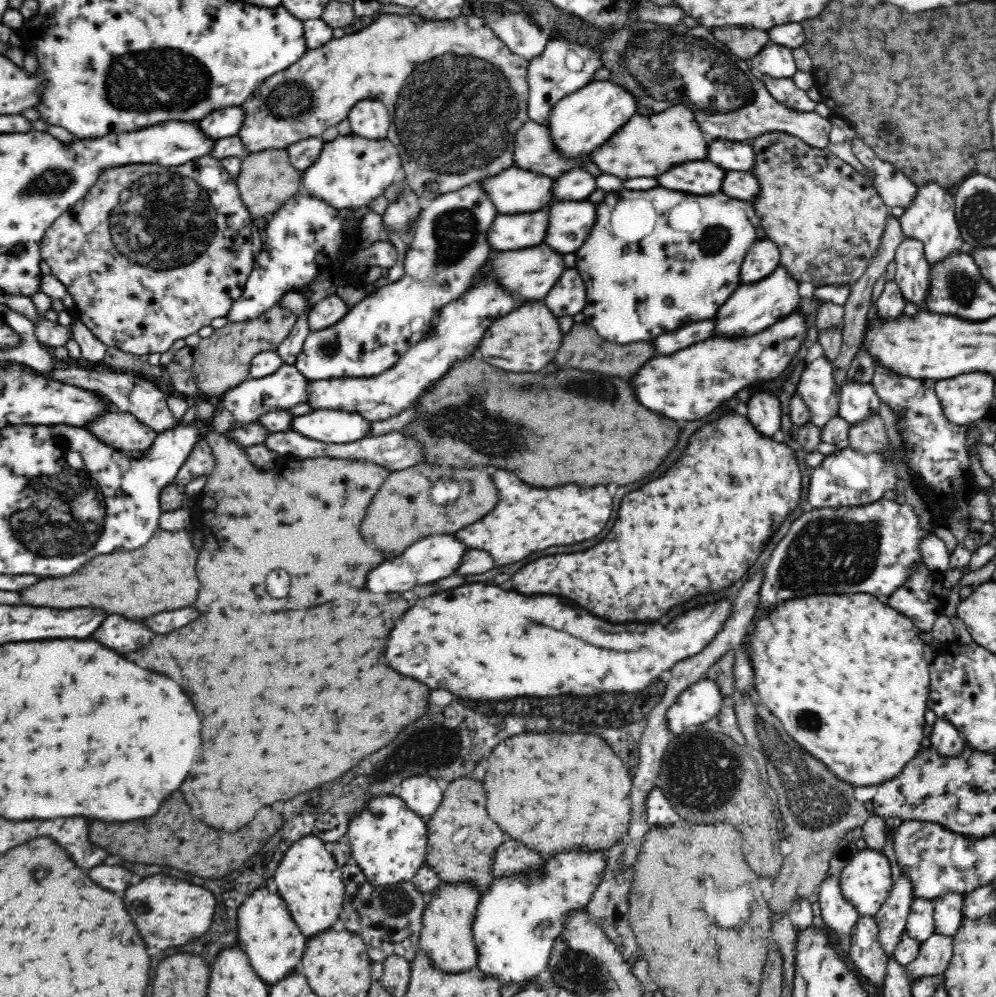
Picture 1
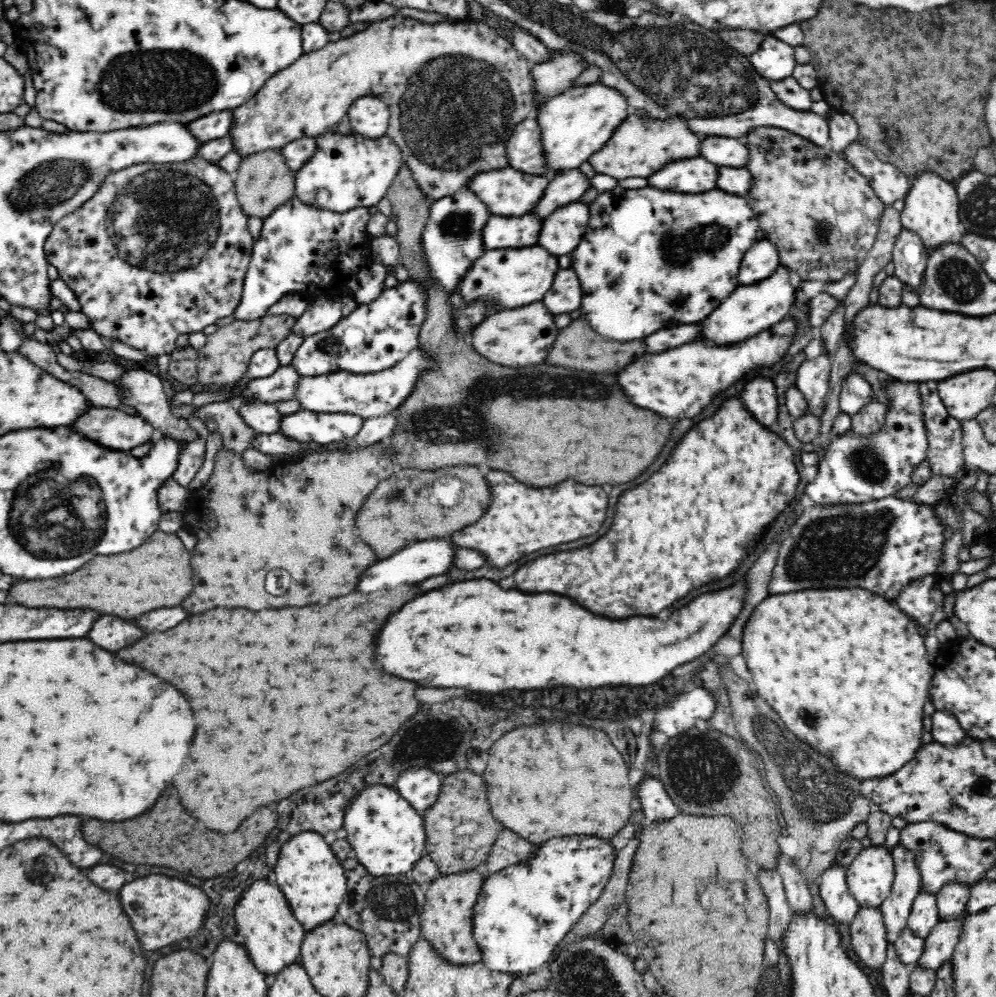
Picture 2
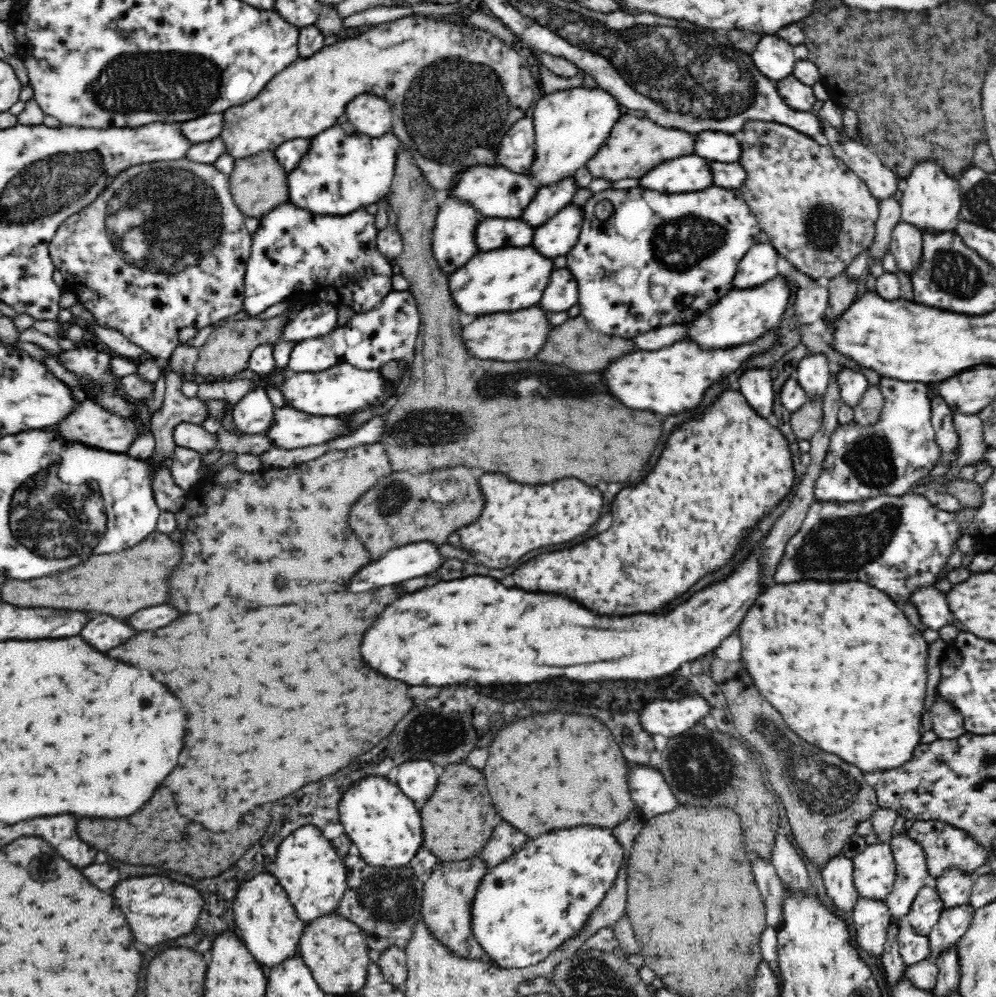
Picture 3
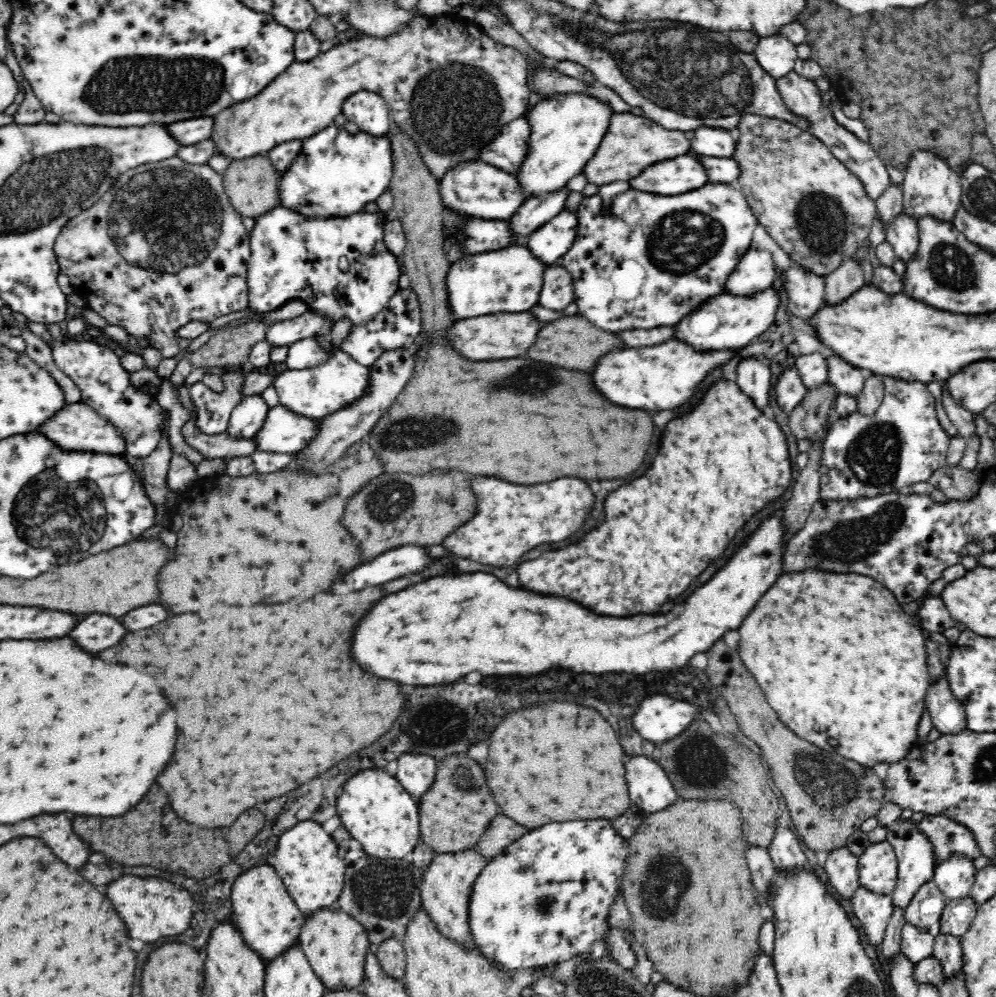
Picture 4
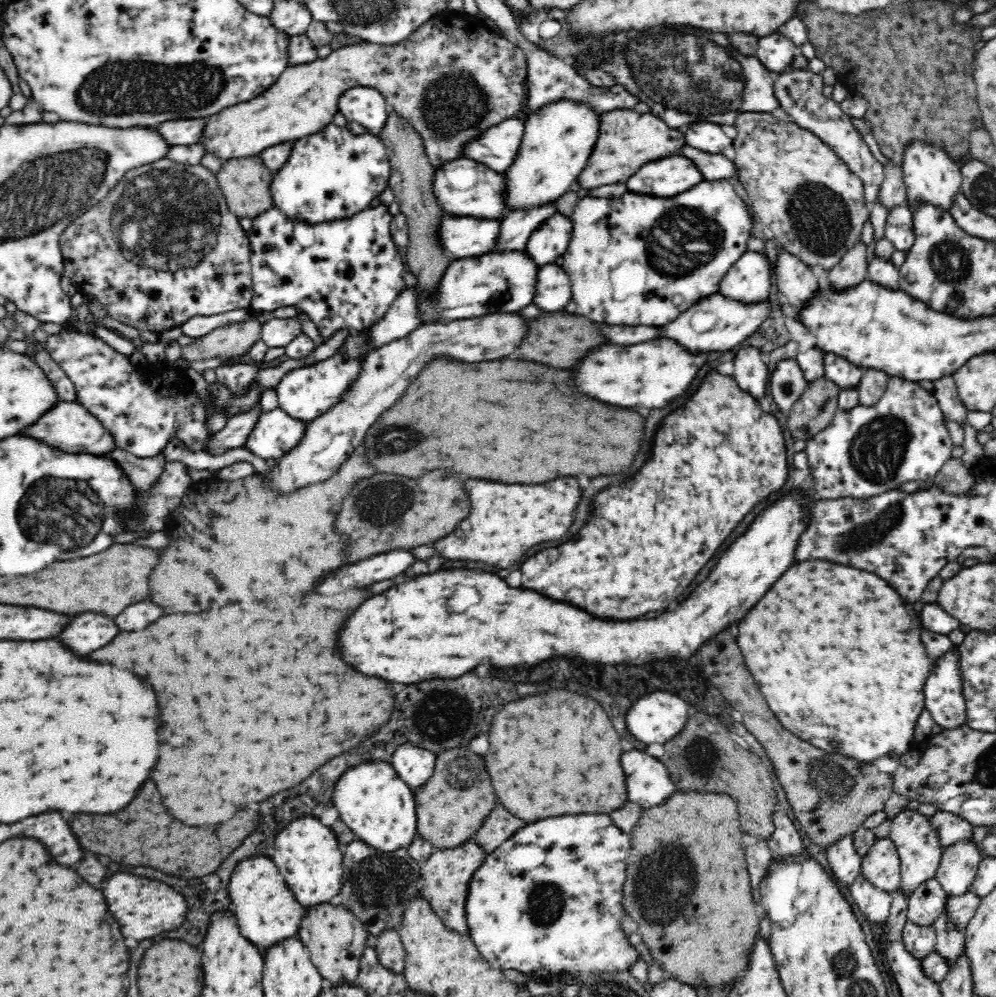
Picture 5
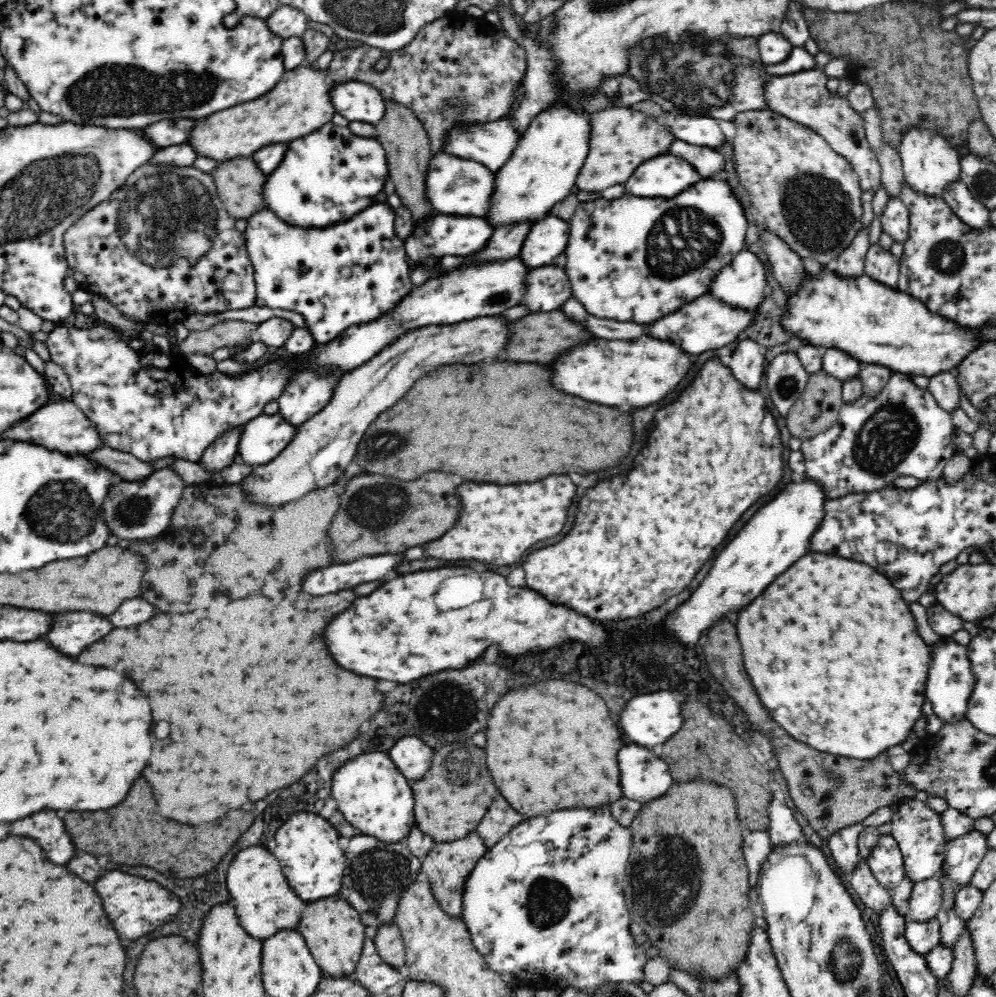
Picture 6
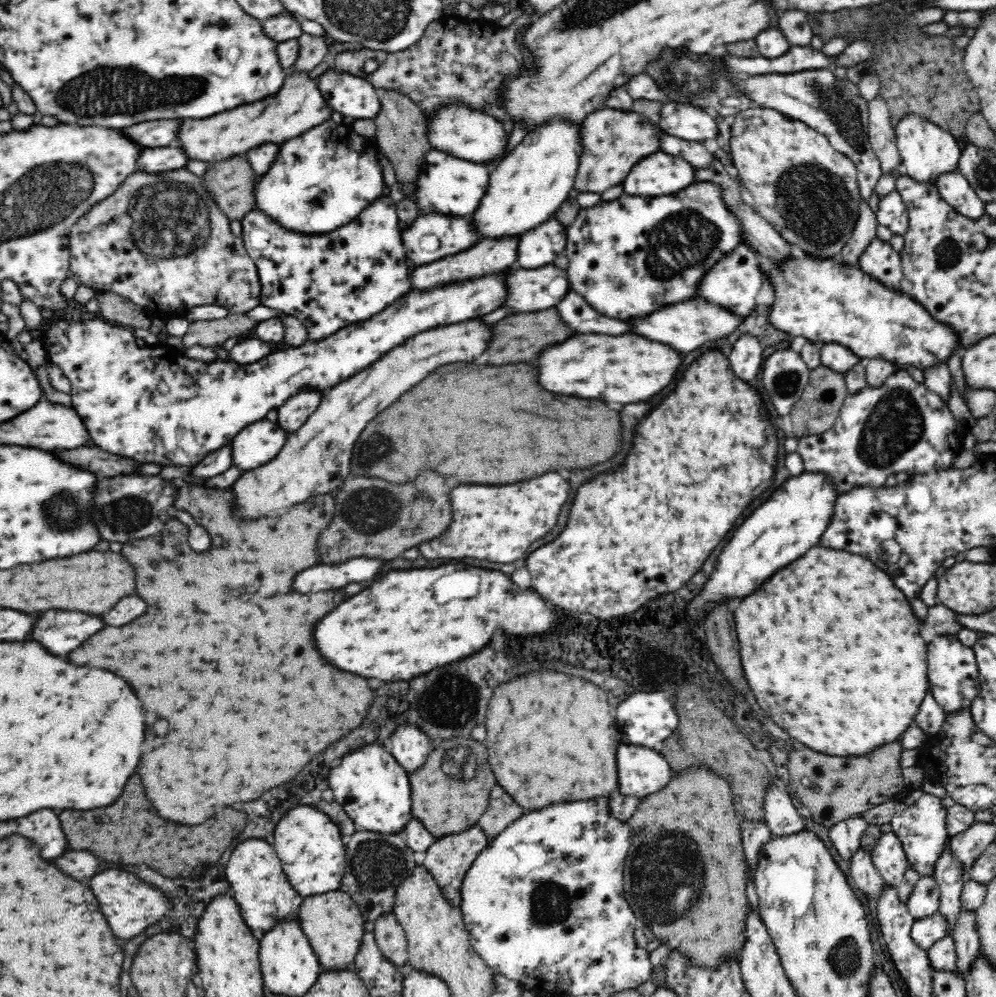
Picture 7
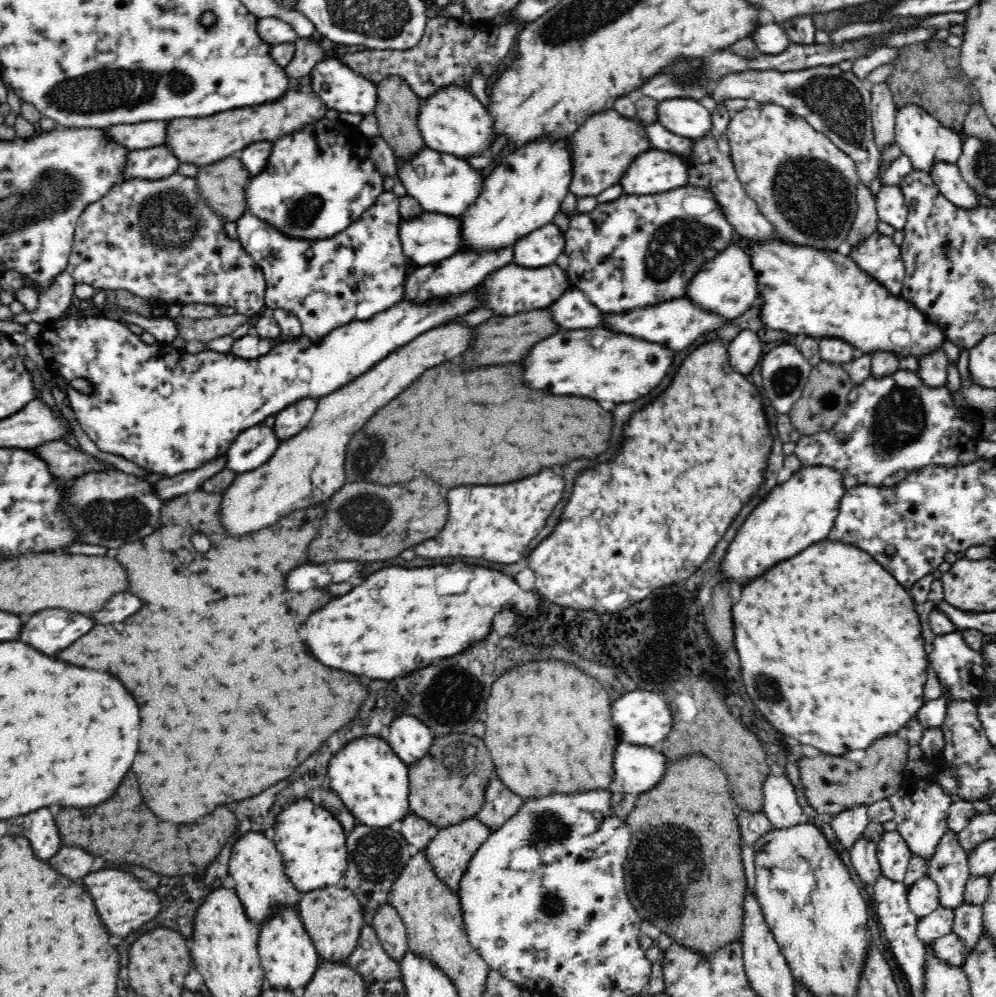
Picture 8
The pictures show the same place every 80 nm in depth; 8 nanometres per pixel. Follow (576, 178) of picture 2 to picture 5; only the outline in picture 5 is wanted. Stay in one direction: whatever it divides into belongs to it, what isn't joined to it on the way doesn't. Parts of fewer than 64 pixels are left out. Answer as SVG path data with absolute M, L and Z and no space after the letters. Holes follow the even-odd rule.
M556 201L542 204L542 206L530 206L508 212L502 220L500 238L495 250L525 250L528 238L546 218L554 216L557 212Z

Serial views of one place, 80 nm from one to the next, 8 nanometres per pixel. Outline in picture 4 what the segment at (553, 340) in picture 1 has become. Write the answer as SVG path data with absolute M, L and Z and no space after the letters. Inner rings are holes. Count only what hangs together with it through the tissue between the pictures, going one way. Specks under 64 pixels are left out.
M531 310L518 313L496 313L484 316L459 319L451 327L447 338L451 338L451 345L466 358L476 361L503 361L516 357L528 357L529 348L540 336L543 322L540 322Z

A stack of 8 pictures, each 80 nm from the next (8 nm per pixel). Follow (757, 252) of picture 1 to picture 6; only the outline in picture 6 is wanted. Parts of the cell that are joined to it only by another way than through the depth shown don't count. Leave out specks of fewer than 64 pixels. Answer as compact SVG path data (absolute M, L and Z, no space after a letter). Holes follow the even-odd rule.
M744 248L714 278L709 292L734 307L757 310L766 296L766 270L768 264Z

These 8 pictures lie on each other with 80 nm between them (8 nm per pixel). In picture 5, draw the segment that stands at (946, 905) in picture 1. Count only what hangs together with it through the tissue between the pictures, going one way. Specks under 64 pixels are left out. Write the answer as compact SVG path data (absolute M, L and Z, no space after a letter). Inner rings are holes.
M973 840L956 843L943 850L935 879L948 897L961 895L970 891L980 861L978 846Z

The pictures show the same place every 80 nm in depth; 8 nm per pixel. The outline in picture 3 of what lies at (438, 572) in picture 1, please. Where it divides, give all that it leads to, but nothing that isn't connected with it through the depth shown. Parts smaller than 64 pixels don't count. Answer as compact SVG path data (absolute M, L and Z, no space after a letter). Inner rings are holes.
M418 542L418 544L408 544L401 546L386 553L380 560L373 561L364 566L364 568L355 574L348 585L348 592L368 592L374 588L382 588L382 586L392 586L392 584L400 584L404 580L410 578L418 578L418 576L426 576L436 572L442 566L442 554L438 552L438 546L432 542Z

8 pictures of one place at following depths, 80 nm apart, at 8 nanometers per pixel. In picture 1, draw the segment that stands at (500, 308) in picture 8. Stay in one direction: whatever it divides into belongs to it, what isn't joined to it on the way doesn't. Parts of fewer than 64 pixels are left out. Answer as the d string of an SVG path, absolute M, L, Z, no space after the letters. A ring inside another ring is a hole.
M567 268L542 301L558 318L583 312L587 305L587 288L579 270Z

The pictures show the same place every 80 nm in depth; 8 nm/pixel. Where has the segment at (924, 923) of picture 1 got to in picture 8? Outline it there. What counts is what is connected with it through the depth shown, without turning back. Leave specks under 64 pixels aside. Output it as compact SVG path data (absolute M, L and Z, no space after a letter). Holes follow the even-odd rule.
M927 874L919 878L910 886L910 890L907 890L907 903L919 919L934 912L940 907L939 888L936 882Z

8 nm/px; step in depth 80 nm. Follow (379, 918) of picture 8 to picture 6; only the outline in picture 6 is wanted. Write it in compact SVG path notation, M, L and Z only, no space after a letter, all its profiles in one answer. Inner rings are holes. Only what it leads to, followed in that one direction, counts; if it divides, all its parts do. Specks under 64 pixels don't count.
M388 923L377 928L374 941L384 963L388 963L396 970L406 965L406 945L395 923Z

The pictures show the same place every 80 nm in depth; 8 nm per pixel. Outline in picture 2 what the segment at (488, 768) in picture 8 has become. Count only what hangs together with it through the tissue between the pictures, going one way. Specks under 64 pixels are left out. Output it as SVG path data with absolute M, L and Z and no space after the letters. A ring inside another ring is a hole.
M461 770L444 777L441 791L430 810L422 813L426 833L425 854L436 863L441 875L482 869L502 830L490 814L488 790L482 776Z

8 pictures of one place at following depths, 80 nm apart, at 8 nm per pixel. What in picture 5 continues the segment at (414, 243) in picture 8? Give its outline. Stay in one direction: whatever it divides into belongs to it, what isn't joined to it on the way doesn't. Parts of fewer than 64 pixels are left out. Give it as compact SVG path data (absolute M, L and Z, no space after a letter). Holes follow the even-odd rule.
M445 214L439 229L439 240L448 256L461 259L494 251L501 224L498 220Z

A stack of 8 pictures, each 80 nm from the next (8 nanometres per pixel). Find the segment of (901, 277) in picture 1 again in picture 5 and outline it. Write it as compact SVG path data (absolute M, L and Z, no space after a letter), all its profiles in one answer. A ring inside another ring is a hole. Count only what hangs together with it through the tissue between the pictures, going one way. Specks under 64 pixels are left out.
M897 206L887 215L885 238L899 250L907 254L914 244L916 235L913 227L913 212L908 206Z

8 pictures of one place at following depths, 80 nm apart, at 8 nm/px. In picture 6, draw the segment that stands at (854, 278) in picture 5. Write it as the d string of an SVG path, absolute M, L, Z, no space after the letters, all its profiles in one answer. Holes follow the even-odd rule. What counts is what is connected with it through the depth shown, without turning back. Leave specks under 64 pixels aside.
M861 228L854 240L839 254L834 276L853 279L865 274L865 258L870 243L868 243L868 231Z

